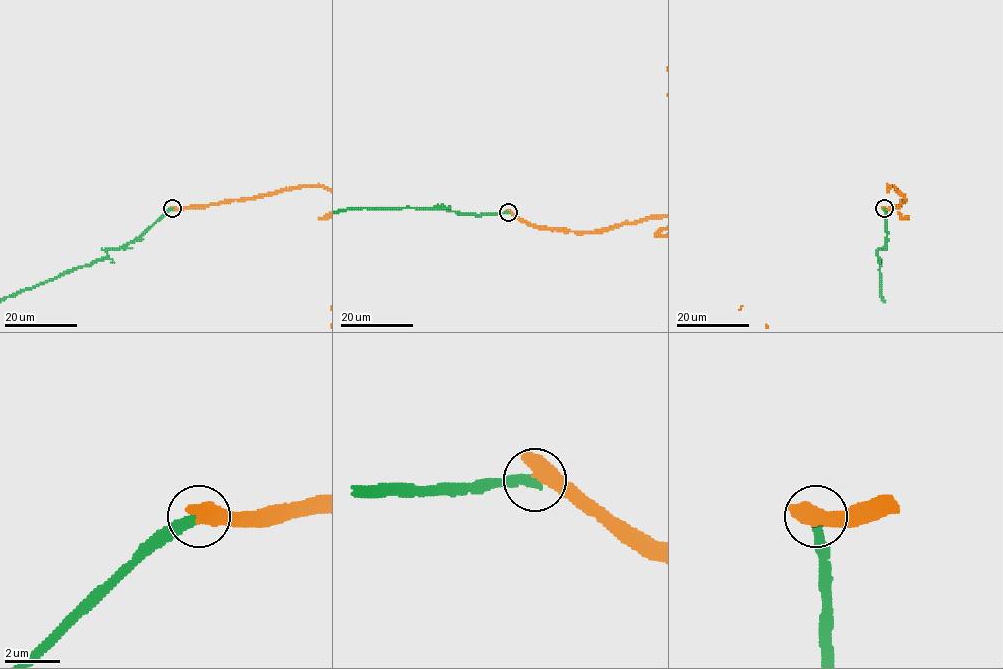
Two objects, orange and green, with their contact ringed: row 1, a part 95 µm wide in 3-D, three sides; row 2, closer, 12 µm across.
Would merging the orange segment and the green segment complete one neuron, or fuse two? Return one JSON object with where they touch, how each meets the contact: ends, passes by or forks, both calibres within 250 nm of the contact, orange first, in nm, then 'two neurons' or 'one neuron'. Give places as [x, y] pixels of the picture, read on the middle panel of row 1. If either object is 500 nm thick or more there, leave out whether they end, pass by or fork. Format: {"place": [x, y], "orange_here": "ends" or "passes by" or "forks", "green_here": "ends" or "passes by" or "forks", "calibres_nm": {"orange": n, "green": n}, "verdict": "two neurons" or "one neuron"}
{"place": [508, 212], "calibres_nm": {"orange": 650, "green": 300}, "verdict": "two neurons"}

